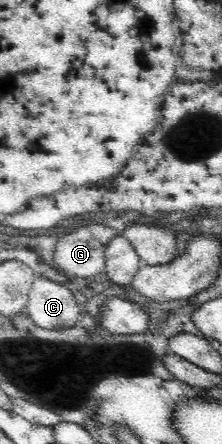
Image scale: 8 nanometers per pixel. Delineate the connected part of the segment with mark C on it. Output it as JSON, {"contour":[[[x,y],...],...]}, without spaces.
{"contour":[[[36,274],[25,313],[34,325],[58,330],[78,324],[80,308],[68,287]]]}

